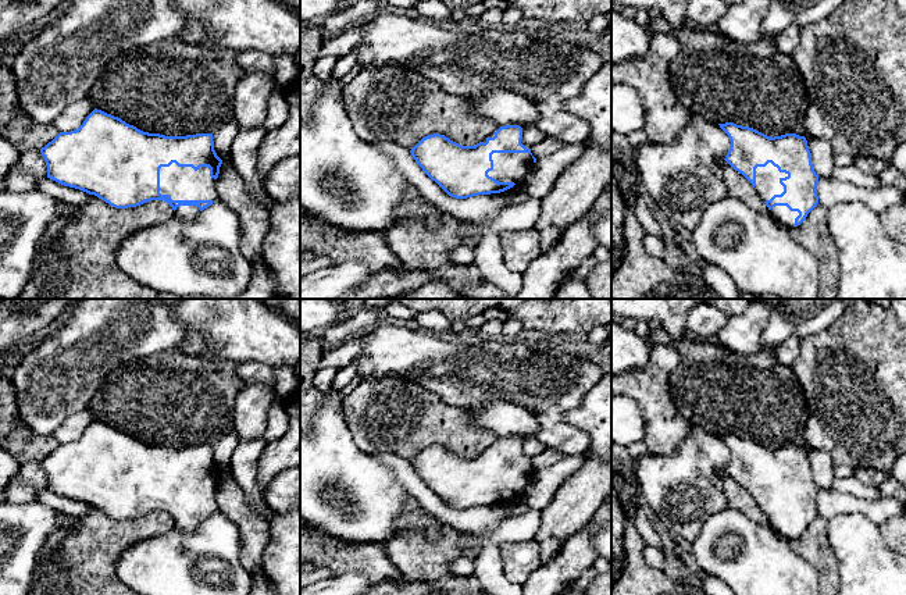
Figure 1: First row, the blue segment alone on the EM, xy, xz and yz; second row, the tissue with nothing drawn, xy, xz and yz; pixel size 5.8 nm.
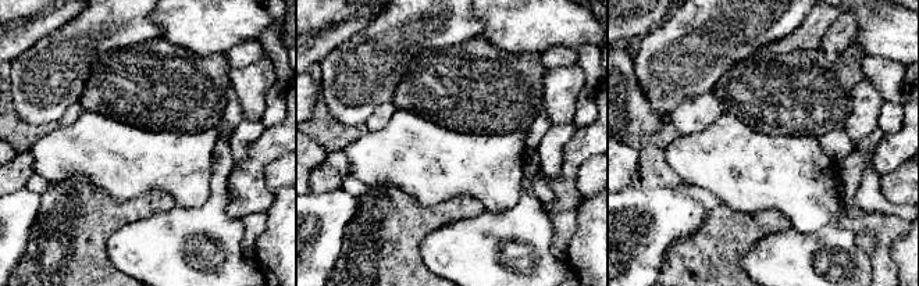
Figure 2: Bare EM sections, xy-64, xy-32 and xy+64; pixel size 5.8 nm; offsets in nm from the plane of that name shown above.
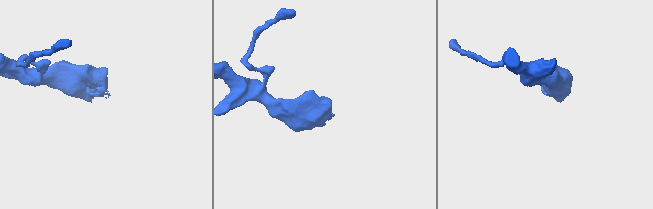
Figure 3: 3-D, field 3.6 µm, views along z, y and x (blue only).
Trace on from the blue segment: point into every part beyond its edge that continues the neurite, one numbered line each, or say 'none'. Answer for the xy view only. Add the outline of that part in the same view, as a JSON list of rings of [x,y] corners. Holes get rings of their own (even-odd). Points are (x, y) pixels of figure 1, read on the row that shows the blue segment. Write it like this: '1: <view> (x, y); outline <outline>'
1: xy (179, 182); outline [[[192,167],[160,168],[160,193],[170,195],[172,200],[217,200],[217,179],[210,177],[208,167],[195,171]]]

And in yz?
1: yz (767, 178); outline [[[771,163],[766,167],[757,167],[755,189],[759,197],[767,202],[774,195],[781,195],[784,192],[784,186],[780,184],[780,179],[785,177],[788,177],[788,174],[780,172]]]

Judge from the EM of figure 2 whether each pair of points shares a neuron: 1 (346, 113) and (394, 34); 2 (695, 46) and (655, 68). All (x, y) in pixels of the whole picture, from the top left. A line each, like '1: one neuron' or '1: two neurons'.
1: one neuron
2: one neuron

